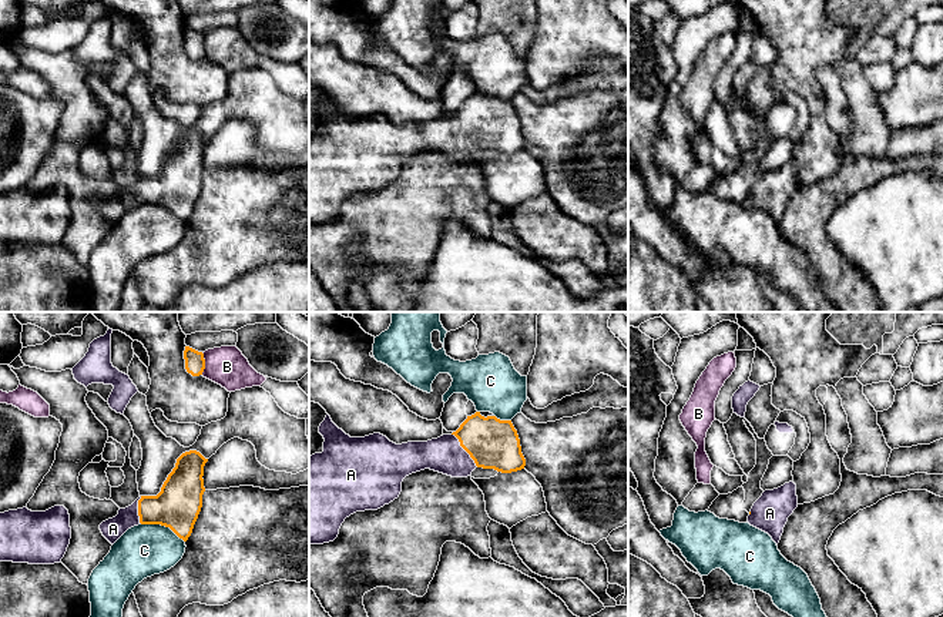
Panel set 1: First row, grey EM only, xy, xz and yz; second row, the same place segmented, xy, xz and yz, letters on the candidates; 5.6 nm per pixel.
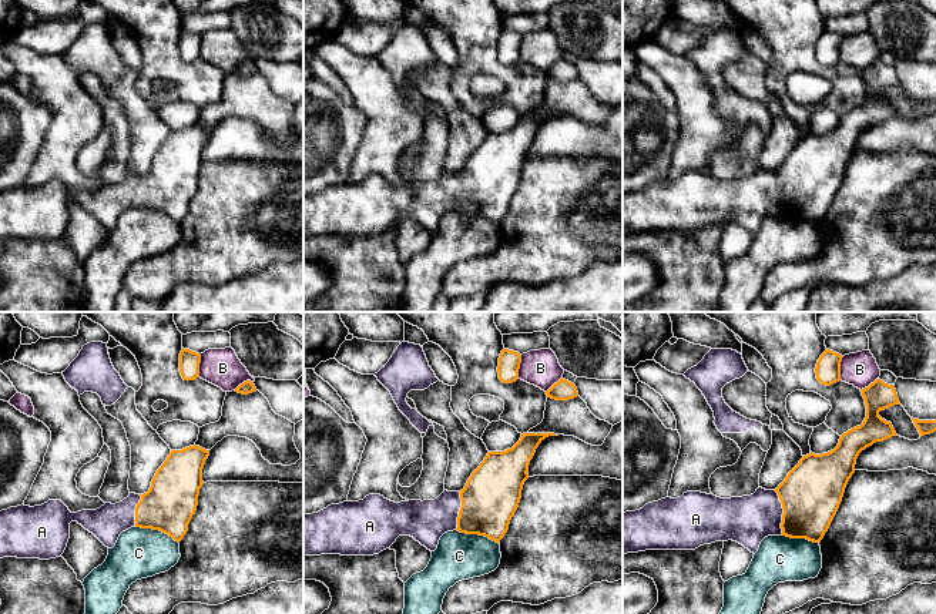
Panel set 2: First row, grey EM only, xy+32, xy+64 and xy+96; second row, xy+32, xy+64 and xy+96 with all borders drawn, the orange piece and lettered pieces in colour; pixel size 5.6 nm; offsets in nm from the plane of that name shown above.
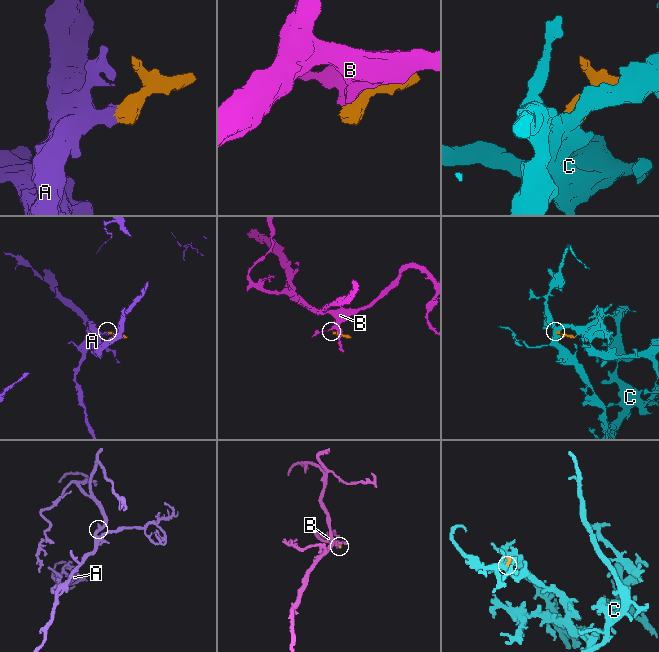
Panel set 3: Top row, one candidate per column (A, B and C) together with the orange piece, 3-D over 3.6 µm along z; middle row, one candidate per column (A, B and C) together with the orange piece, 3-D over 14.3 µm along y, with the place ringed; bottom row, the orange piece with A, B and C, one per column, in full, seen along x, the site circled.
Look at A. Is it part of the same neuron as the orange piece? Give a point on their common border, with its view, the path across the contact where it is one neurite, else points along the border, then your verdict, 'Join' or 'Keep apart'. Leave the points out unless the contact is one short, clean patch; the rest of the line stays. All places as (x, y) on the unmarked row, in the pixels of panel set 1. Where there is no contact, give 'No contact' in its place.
Touches orange at xz (465, 130). Path across: xz (493, 124), (475, 124), (465, 130), (457, 136), (445, 136). Join

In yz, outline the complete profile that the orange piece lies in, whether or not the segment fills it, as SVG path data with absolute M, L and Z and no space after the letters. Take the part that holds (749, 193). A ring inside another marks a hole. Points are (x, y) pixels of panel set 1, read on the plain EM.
M793 162L765 171L754 184L748 204L765 214L778 225L788 198L798 188L796 165Z

